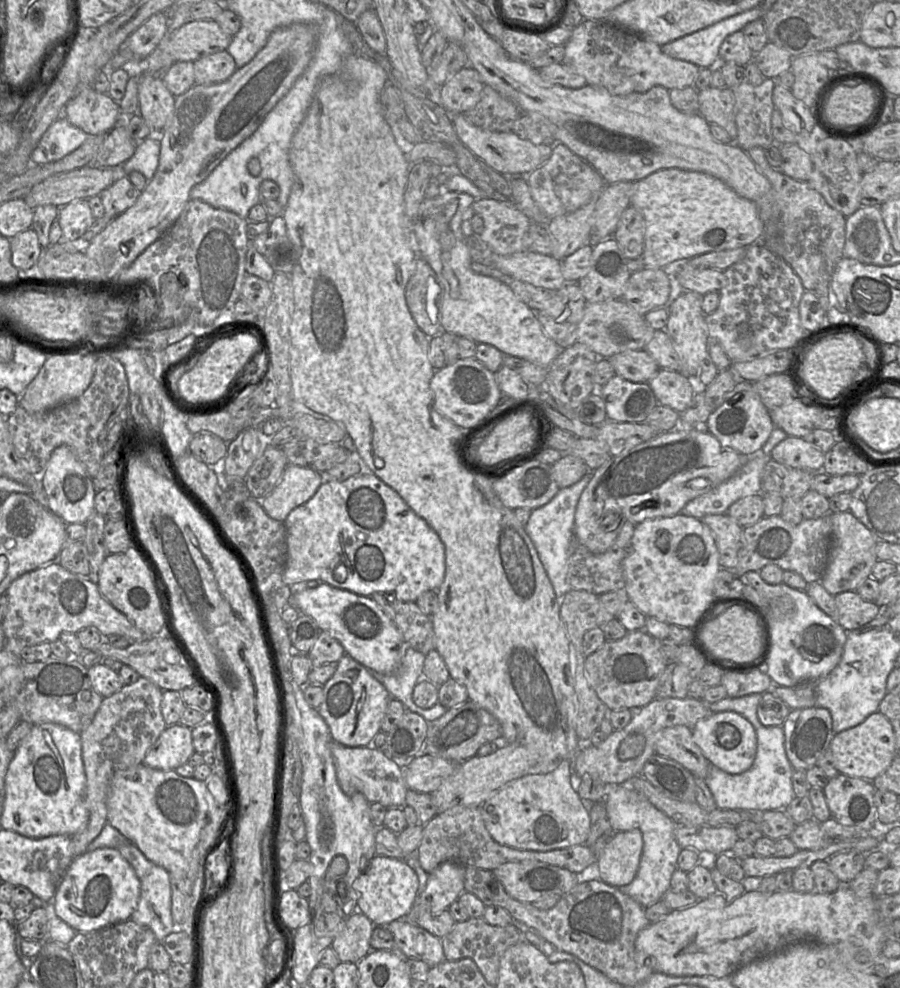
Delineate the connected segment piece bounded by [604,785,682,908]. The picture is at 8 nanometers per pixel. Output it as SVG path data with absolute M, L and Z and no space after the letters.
M629 785L610 786L604 804L613 832L638 829L643 838L642 855L635 878L631 883L618 888L644 908L651 906L662 900L664 894L670 889L672 875L677 869L677 859L682 849L674 836L677 825Z

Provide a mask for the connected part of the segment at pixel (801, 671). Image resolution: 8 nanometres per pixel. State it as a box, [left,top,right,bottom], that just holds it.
[742,571,847,687]

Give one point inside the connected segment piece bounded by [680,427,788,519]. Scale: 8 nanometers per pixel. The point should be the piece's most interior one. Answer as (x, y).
(746, 481)

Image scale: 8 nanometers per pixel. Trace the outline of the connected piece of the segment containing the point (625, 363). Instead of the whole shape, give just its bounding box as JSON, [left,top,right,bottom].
[608,350,659,382]

